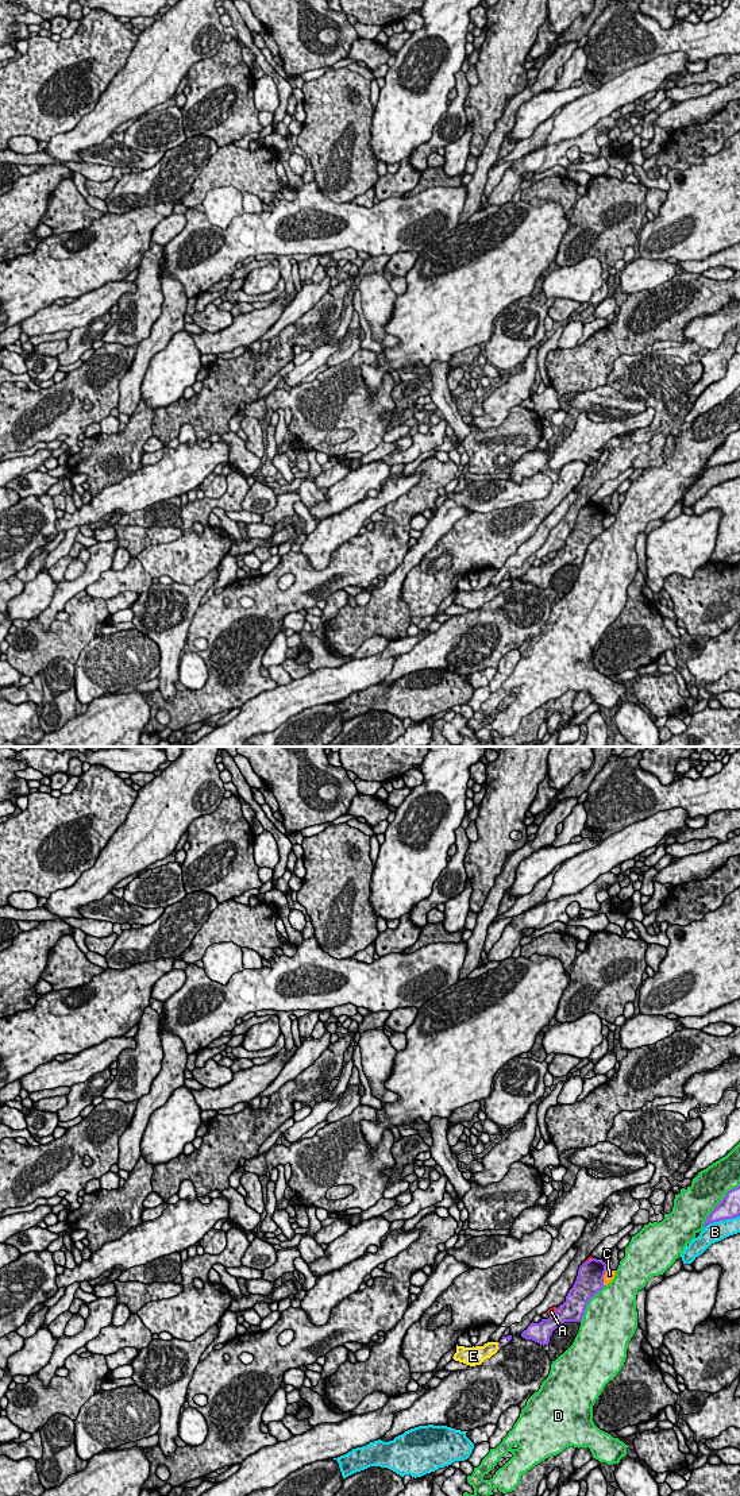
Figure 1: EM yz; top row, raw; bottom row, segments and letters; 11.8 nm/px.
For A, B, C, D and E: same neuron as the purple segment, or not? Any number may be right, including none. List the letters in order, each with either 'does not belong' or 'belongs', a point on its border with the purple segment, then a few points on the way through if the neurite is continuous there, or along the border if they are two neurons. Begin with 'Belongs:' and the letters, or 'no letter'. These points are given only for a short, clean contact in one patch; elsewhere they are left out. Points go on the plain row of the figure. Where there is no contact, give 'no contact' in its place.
Belongs: E
A: does not belong | yz (555, 556)
B: does not belong | yz (721, 463)
C: does not belong | yz (602, 521)
D: does not belong | yz (719, 447)
E: belongs | yz (498, 590) | across yz (498, 586), (498, 590), (480, 597)

